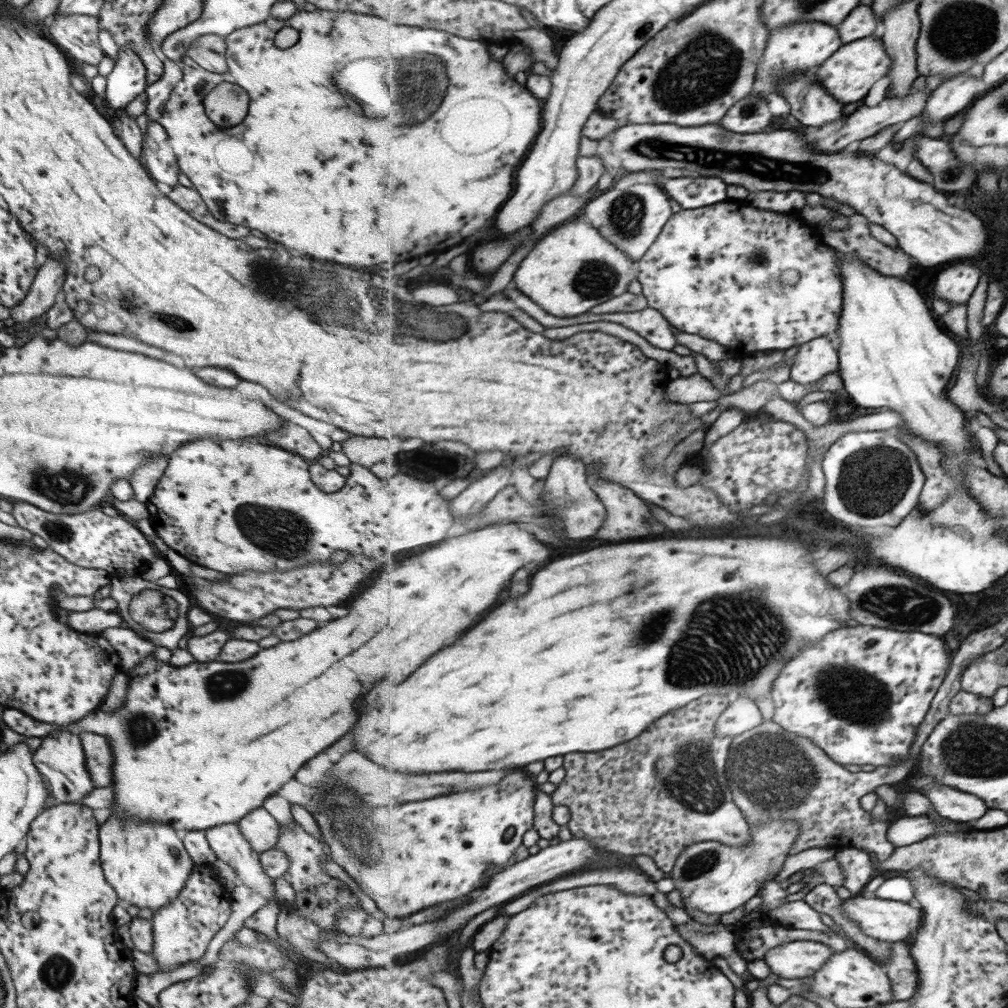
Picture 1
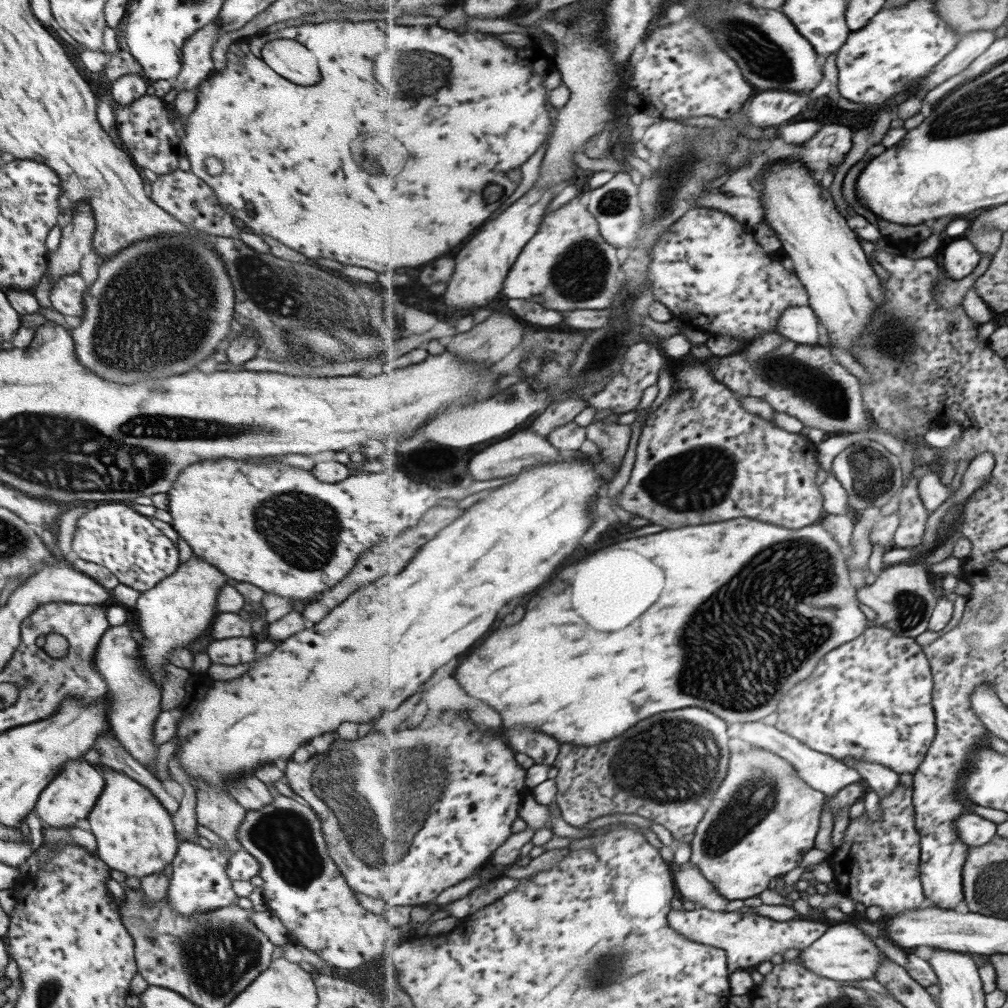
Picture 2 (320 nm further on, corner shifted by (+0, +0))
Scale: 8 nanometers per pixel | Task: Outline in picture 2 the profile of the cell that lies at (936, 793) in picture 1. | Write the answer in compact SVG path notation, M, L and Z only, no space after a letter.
M869 627L849 646L839 646L821 660L813 678L795 686L781 702L777 728L791 734L813 750L839 760L853 758L888 766L895 772L914 775L936 740L936 707L933 702L934 674L923 646L915 638L897 635L889 627Z

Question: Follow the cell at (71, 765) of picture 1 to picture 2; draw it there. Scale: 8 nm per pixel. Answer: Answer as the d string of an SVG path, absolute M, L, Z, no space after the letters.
M83 759L70 760L62 766L62 769L36 797L34 813L47 827L71 827L77 820L86 818L96 803L103 785L102 773L95 770L95 766Z

